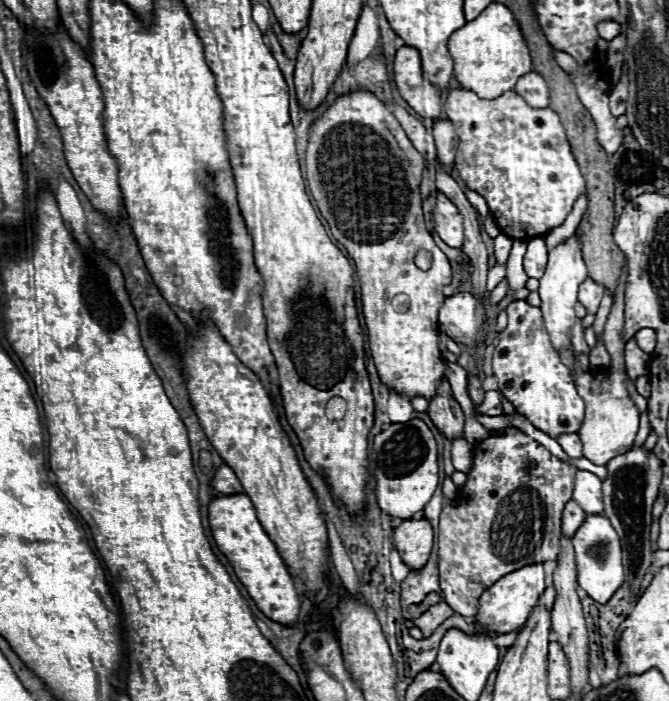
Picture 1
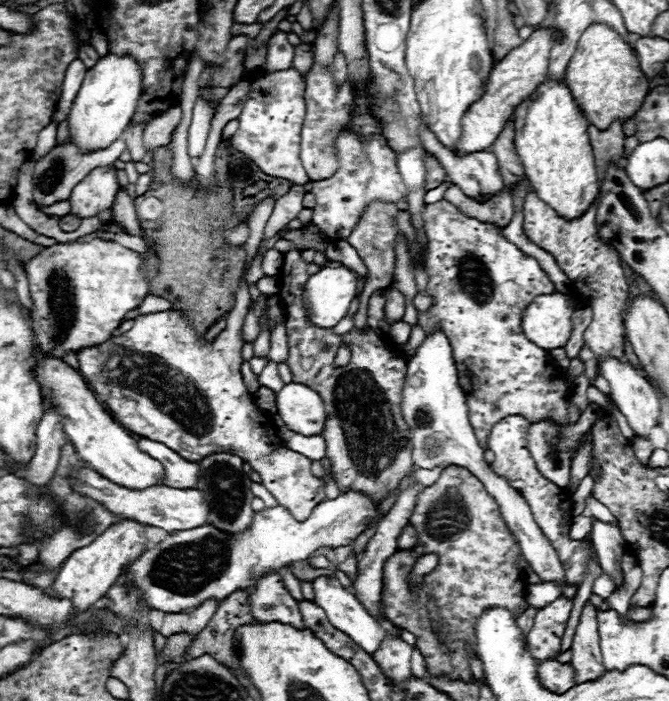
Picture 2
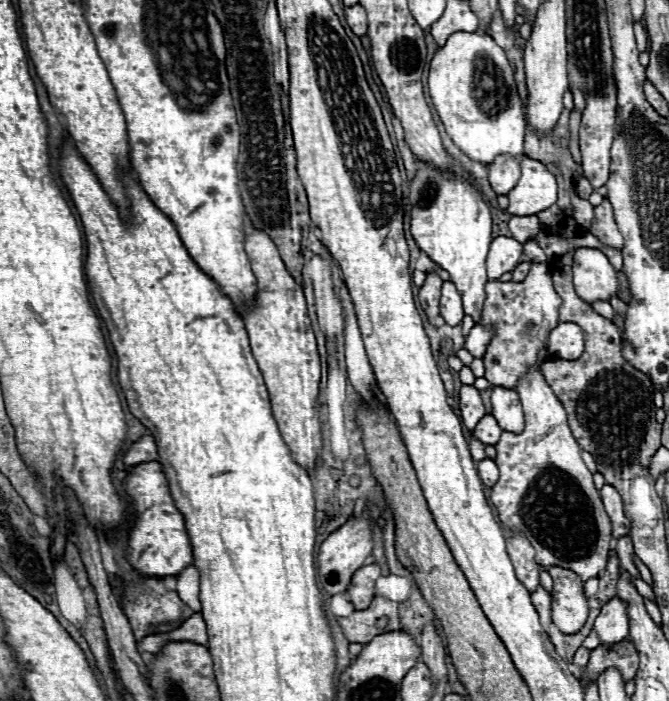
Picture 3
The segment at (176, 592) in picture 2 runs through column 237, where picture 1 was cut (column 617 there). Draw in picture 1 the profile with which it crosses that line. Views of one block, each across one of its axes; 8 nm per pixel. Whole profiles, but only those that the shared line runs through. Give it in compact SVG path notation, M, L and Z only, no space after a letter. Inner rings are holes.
M586 516L584 524L578 528L578 532L572 536L572 544L576 550L576 562L578 562L578 584L580 588L596 602L606 604L614 592L624 582L624 568L622 568L622 548L620 538L614 532L610 520L606 516Z

